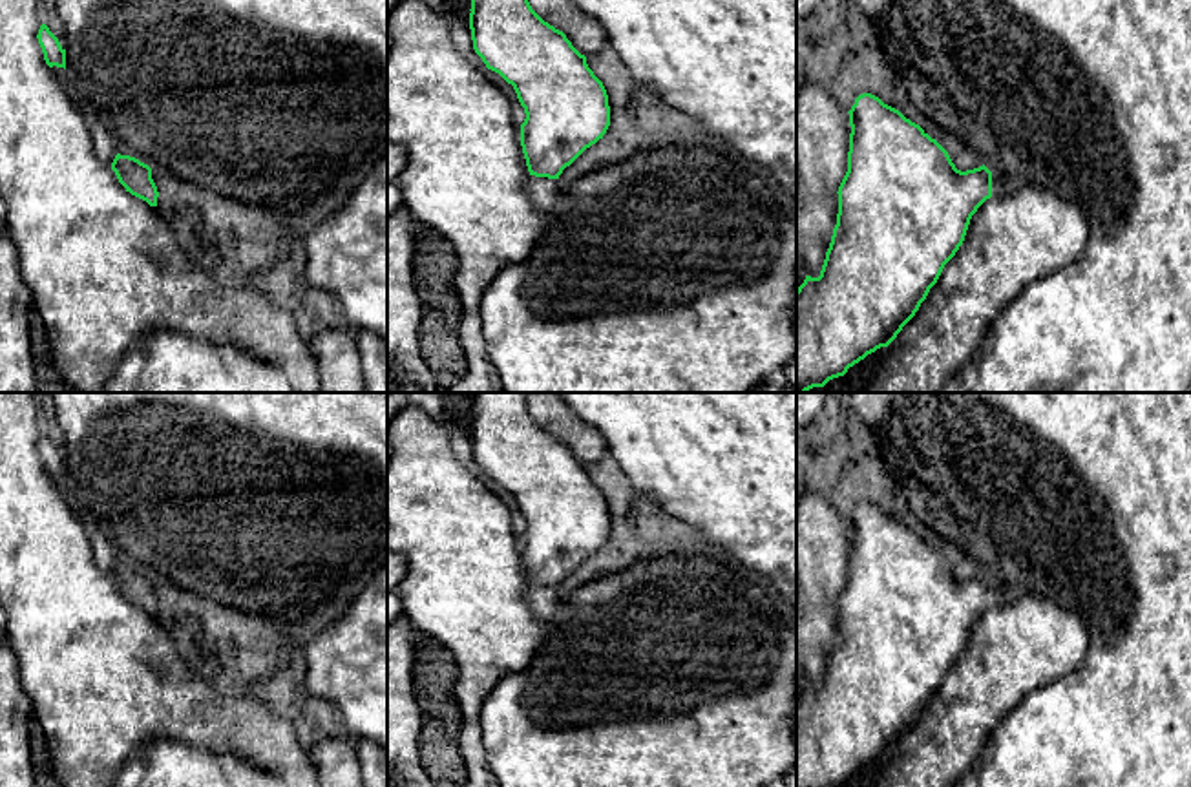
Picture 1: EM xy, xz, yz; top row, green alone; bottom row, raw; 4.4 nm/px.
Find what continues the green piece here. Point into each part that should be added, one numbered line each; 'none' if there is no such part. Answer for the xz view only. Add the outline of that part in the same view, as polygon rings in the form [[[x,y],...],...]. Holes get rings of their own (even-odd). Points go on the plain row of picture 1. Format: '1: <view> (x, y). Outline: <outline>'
1: xz (543, 601). Outline: [[[530,584],[526,590],[526,603],[539,619],[555,619],[561,606],[561,593],[557,588]]]

